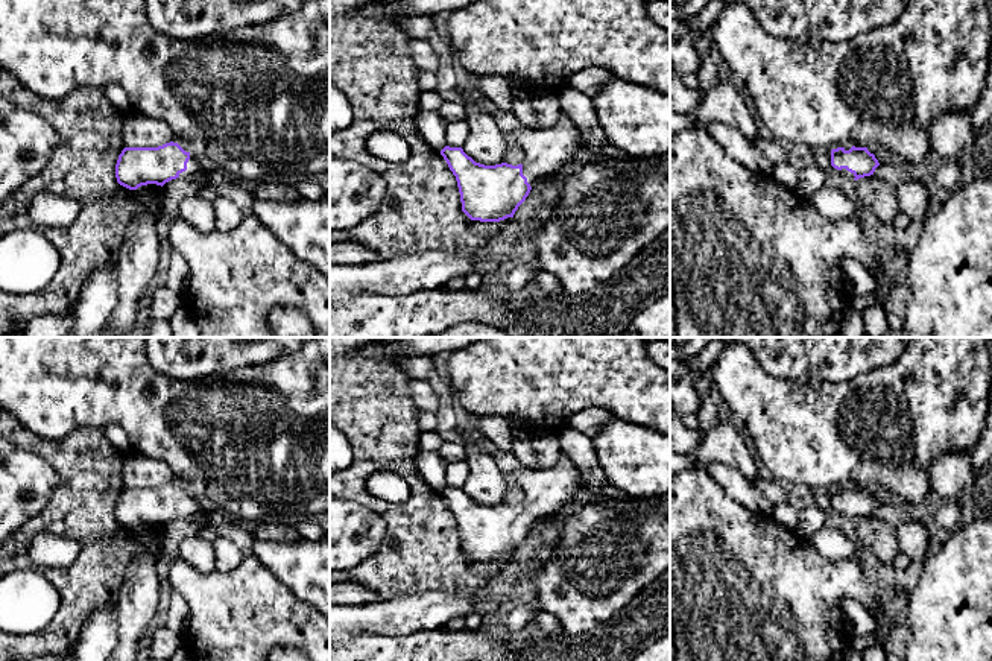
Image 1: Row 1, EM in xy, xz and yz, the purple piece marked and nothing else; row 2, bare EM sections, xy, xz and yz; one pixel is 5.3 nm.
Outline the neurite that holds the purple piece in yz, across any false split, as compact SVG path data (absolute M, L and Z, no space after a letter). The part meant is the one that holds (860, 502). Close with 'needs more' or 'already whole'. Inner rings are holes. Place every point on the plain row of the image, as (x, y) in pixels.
M837 488L831 491L831 508L851 520L860 520L874 515L880 506L867 488Z; needs more

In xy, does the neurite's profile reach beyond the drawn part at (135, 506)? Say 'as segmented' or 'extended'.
extended

